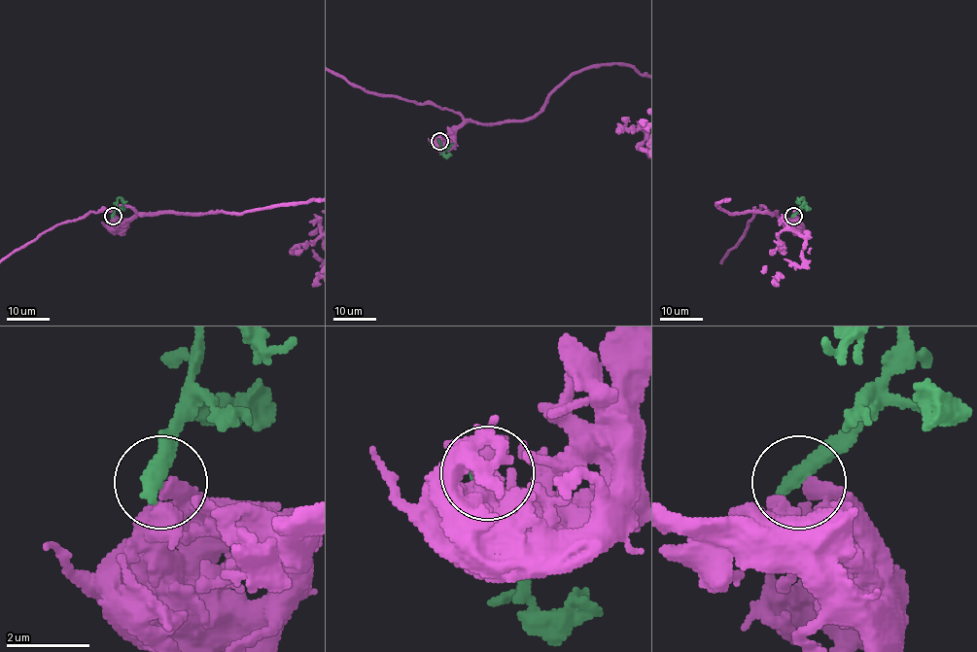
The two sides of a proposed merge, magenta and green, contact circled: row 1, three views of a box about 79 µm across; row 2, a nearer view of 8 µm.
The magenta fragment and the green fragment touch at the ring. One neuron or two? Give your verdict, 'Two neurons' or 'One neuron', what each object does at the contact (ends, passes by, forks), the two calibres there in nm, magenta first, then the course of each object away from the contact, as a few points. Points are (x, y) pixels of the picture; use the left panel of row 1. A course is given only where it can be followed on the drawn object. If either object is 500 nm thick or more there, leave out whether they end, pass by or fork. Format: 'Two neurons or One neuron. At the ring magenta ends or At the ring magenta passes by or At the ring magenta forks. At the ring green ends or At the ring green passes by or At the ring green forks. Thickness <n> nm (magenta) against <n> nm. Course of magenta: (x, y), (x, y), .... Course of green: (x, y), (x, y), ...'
Two neurons. Thickness 300 nm (magenta) against 500 nm. Course of magenta: (114, 216), (128, 221), (136, 213), (128, 206), (88, 212), (57, 223), (11, 252). Course of green: (113, 216), (117, 199), (126, 201)

